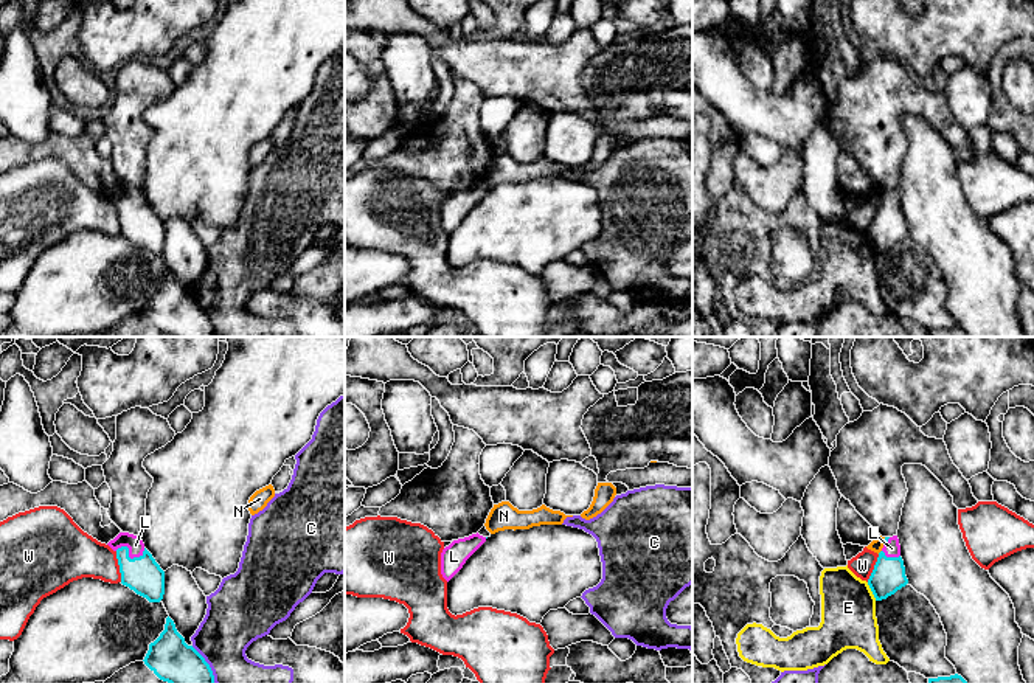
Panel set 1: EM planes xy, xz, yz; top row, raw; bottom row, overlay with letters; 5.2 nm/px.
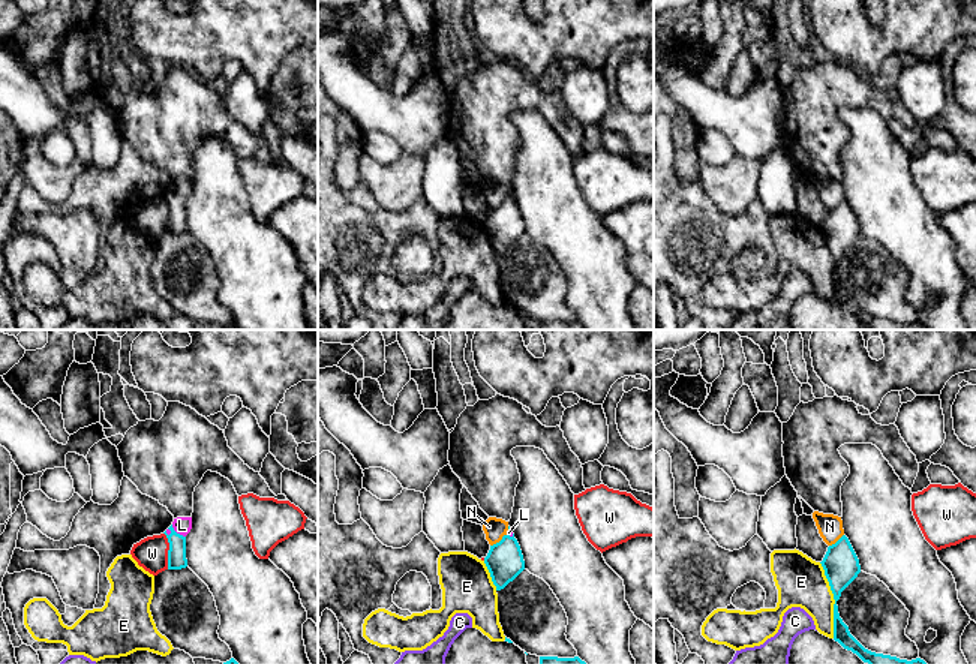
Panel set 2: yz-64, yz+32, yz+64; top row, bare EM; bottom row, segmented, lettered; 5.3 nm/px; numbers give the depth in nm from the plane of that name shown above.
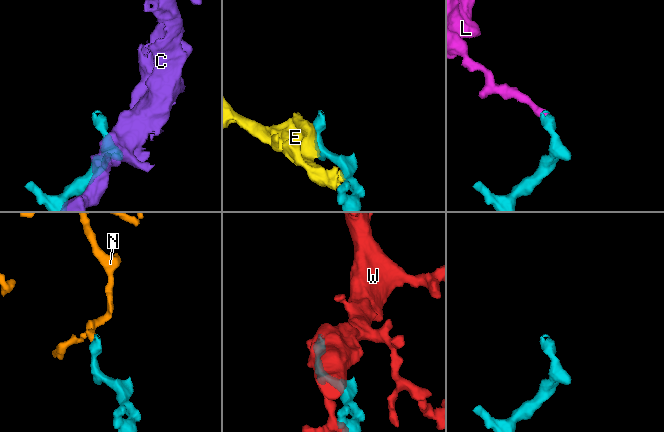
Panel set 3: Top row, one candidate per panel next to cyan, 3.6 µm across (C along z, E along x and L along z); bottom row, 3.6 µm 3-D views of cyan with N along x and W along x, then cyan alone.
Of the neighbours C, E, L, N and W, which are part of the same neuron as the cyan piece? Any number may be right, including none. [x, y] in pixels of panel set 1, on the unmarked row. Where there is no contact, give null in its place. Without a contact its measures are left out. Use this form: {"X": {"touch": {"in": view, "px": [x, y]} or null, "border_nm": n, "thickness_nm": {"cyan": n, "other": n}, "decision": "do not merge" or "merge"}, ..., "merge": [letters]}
{"C": {"touch": {"in": "xy", "px": [208, 317]}, "border_nm": 220, "thickness_nm": {"cyan": 220, "other": 280}, "decision": "do not merge"}, "E": {"touch": {"in": "yz", "px": [871, 242]}, "border_nm": 110, "thickness_nm": {"cyan": 170, "other": 280}, "decision": "do not merge"}, "L": {"touch": {"in": "xy", "px": [128, 207]}, "border_nm": 160, "thickness_nm": {"cyan": 190, "other": 90}, "decision": "merge"}, "N": {"touch": {"in": "yz", "px": [884, 193]}, "border_nm": 40, "thickness_nm": {"cyan": 20, "other": 70}, "decision": "do not merge"}, "W": {"touch": {"in": "xy", "px": [120, 219]}, "border_nm": 160, "thickness_nm": {"cyan": 190, "other": 260}, "decision": "do not merge"}, "merge": ["L"]}

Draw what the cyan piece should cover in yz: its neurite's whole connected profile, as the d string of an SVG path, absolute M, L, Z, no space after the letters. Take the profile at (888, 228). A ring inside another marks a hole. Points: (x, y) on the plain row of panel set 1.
M897 188L885 189L883 200L879 205L874 222L868 231L868 237L876 253L882 253L894 247L907 236L908 231L905 228L904 213L900 210L899 191Z

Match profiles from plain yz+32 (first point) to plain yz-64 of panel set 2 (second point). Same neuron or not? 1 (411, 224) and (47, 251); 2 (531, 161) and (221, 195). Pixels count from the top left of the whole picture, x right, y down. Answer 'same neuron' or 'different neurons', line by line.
1: same neuron
2: same neuron

